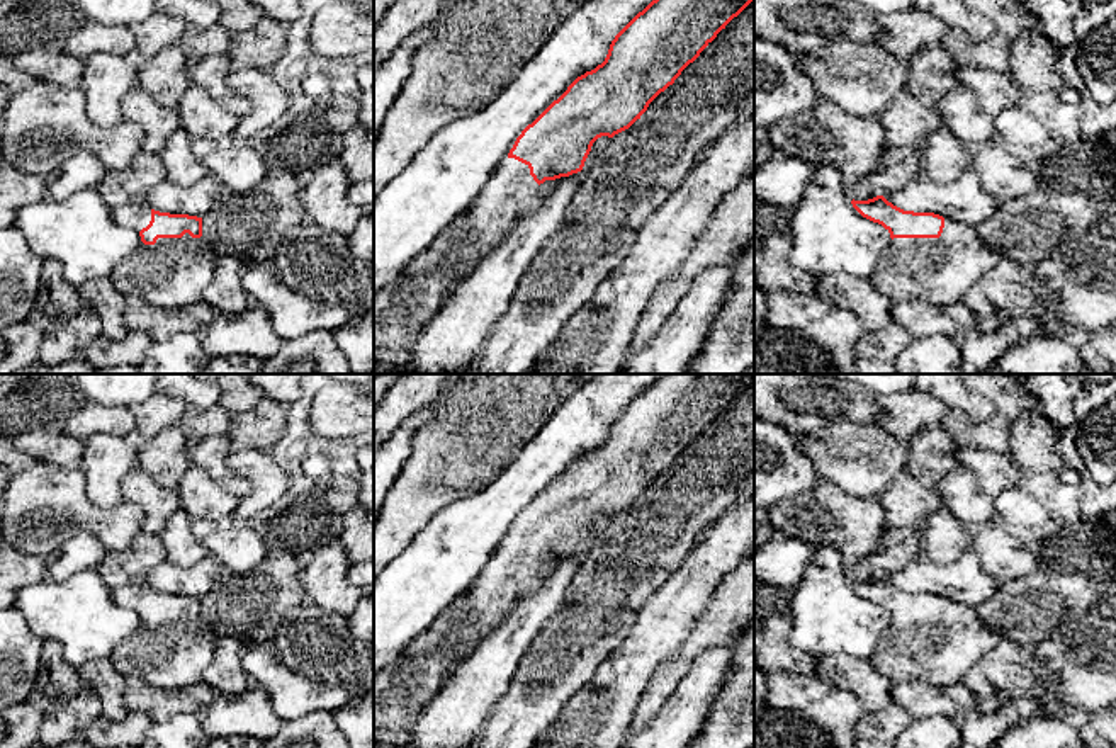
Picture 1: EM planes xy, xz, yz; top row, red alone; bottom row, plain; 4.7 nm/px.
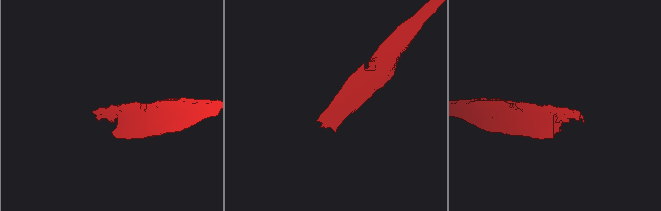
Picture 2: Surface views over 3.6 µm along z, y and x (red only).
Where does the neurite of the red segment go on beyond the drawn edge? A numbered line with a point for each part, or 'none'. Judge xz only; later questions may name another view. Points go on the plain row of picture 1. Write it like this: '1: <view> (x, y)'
1: xz (510, 573)

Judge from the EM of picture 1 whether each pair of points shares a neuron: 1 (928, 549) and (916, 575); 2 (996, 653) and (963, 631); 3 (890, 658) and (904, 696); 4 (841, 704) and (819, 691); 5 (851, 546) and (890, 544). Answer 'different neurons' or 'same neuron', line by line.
1: different neurons
2: different neurons
3: different neurons
4: different neurons
5: different neurons

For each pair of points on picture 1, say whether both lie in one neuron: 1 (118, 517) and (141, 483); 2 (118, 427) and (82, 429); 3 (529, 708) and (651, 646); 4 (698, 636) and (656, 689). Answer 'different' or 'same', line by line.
1: different
2: same
3: different
4: same

